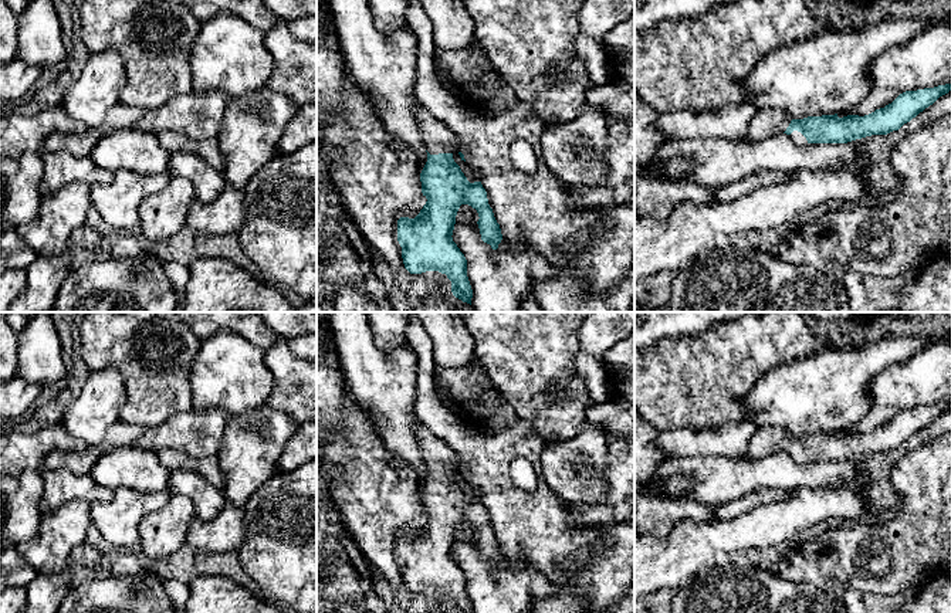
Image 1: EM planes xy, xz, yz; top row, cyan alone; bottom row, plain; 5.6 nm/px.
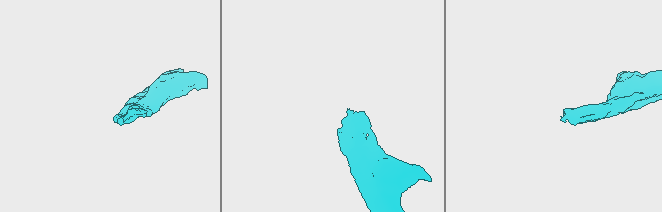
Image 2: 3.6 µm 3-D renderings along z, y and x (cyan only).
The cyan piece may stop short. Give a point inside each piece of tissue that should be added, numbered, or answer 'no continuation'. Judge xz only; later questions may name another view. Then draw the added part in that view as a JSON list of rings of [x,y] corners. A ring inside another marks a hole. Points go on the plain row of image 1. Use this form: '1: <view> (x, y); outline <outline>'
1: xz (437, 456); outline [[[416,417],[414,434],[420,443],[423,463],[430,473],[460,470],[458,458],[449,444],[431,434]]]

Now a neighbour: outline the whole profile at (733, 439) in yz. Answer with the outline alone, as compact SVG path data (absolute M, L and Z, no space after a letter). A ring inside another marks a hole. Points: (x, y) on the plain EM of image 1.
M745 419L717 429L661 430L656 438L656 446L663 448L671 458L693 455L744 458L757 430L757 426Z

